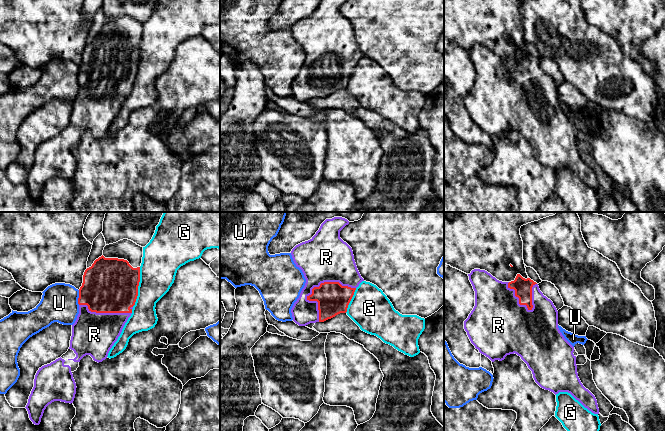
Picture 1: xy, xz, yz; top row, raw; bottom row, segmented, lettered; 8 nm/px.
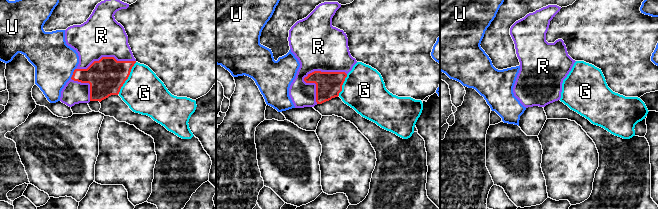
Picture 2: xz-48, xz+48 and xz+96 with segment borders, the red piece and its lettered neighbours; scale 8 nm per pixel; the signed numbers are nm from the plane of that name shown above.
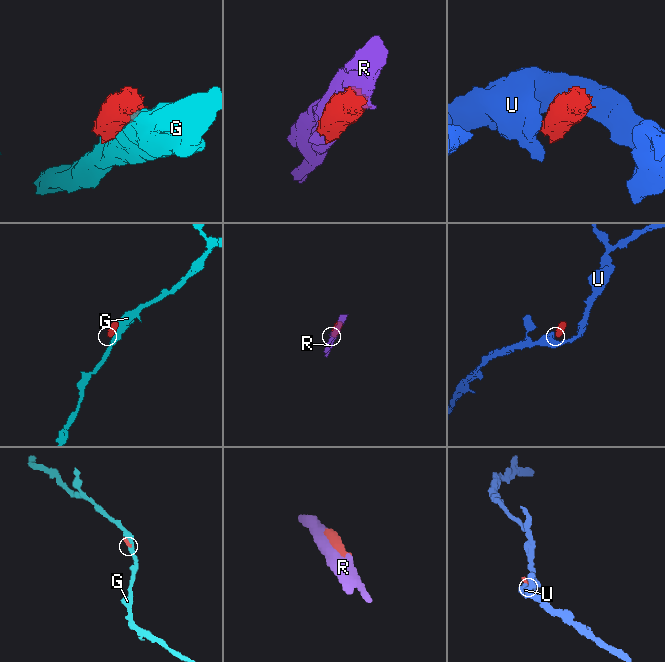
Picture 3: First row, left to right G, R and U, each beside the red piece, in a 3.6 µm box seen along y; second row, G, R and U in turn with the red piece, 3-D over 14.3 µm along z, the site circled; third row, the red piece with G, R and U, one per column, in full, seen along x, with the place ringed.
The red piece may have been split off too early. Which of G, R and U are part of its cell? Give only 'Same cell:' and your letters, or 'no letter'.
Same cell: R

